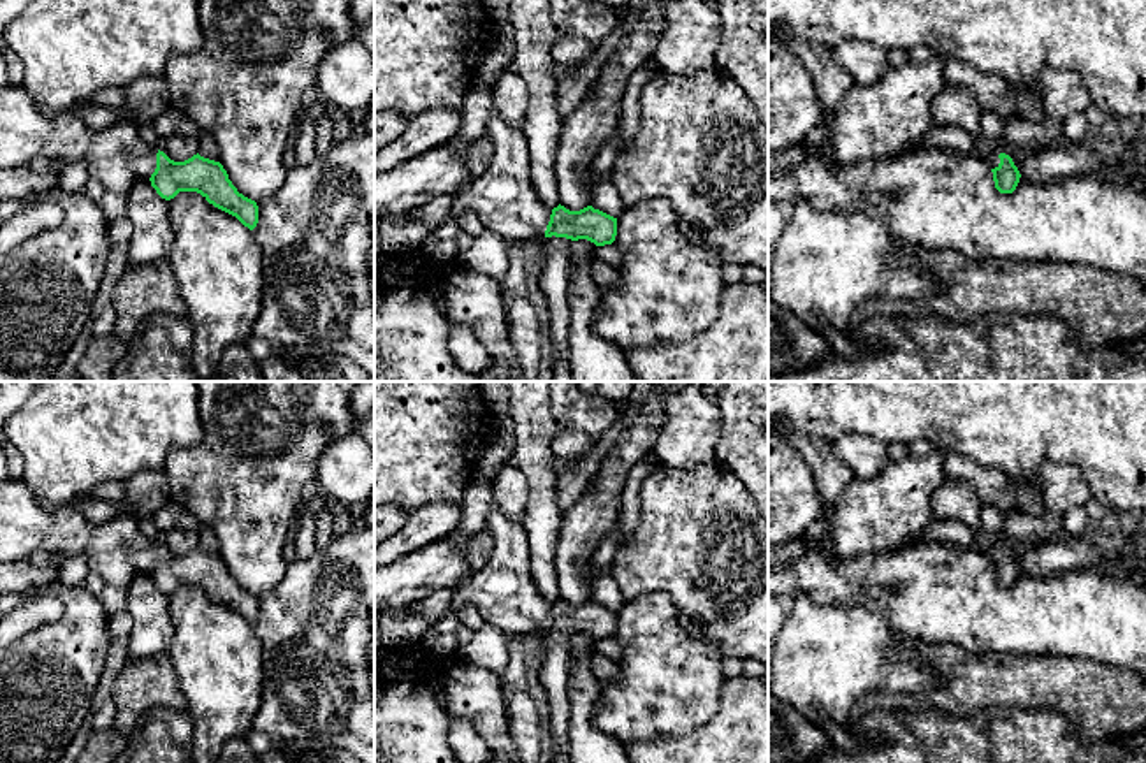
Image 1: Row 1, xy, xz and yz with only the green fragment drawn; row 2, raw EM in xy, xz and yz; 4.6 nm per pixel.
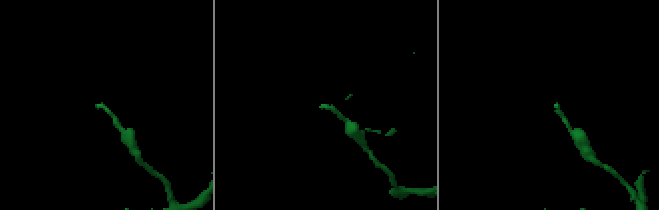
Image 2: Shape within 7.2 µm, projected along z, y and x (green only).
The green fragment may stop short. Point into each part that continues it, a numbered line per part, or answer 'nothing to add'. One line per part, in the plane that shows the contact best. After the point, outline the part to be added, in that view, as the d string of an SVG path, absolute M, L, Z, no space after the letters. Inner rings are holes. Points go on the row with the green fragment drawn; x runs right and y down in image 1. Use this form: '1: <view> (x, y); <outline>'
1: xy (118, 157); M21 86L0 88L0 167L28 165L35 156L70 165L83 160L90 176L98 179L107 192L127 195L156 169L158 148L149 146L132 121L118 121L104 130L90 130L79 114L63 111L58 116L40 113Z

